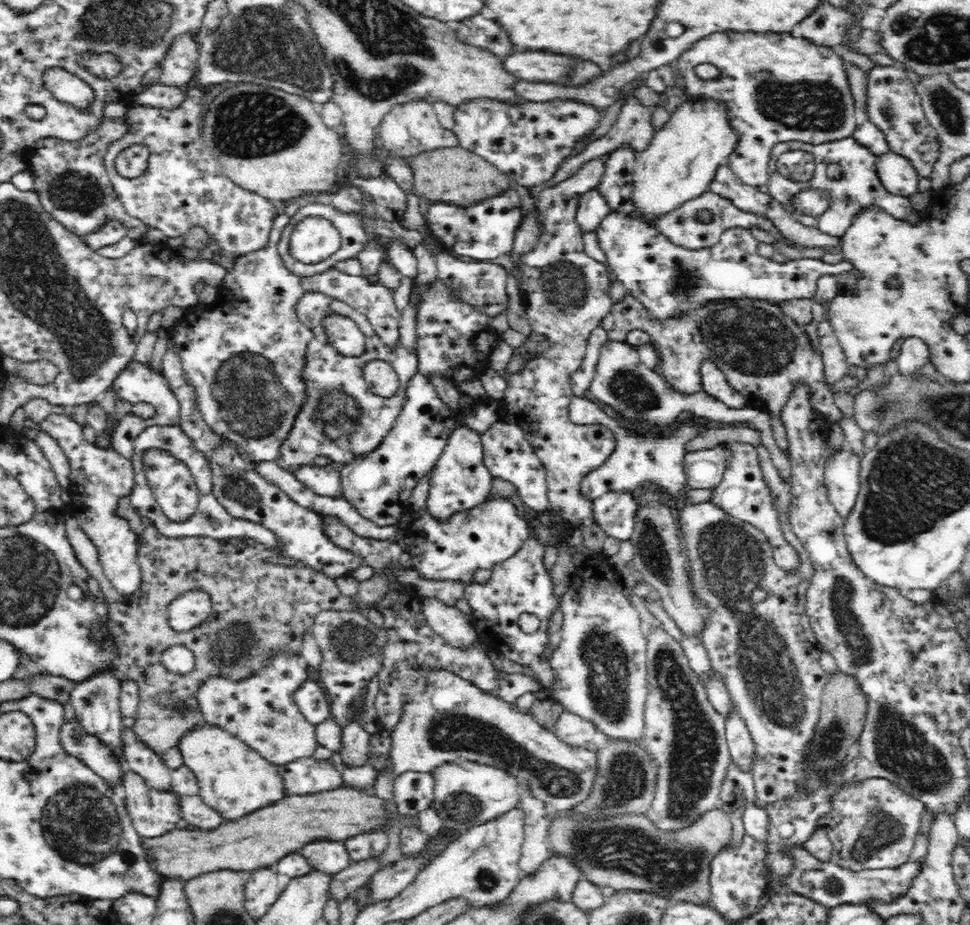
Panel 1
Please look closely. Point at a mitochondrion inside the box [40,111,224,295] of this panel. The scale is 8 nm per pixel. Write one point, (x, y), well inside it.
(73, 191)

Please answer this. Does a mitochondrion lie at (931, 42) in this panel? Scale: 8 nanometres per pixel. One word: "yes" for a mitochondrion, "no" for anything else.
yes

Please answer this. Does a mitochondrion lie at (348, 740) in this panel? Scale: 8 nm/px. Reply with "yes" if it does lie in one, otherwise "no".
no

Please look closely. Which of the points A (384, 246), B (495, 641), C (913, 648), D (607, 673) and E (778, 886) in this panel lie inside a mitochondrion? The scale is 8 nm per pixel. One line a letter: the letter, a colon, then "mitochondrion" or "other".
A: other
B: other
C: other
D: mitochondrion
E: other

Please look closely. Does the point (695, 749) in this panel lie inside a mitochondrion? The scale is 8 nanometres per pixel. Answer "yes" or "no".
yes

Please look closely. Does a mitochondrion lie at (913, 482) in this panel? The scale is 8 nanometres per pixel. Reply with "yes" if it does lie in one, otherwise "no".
yes

